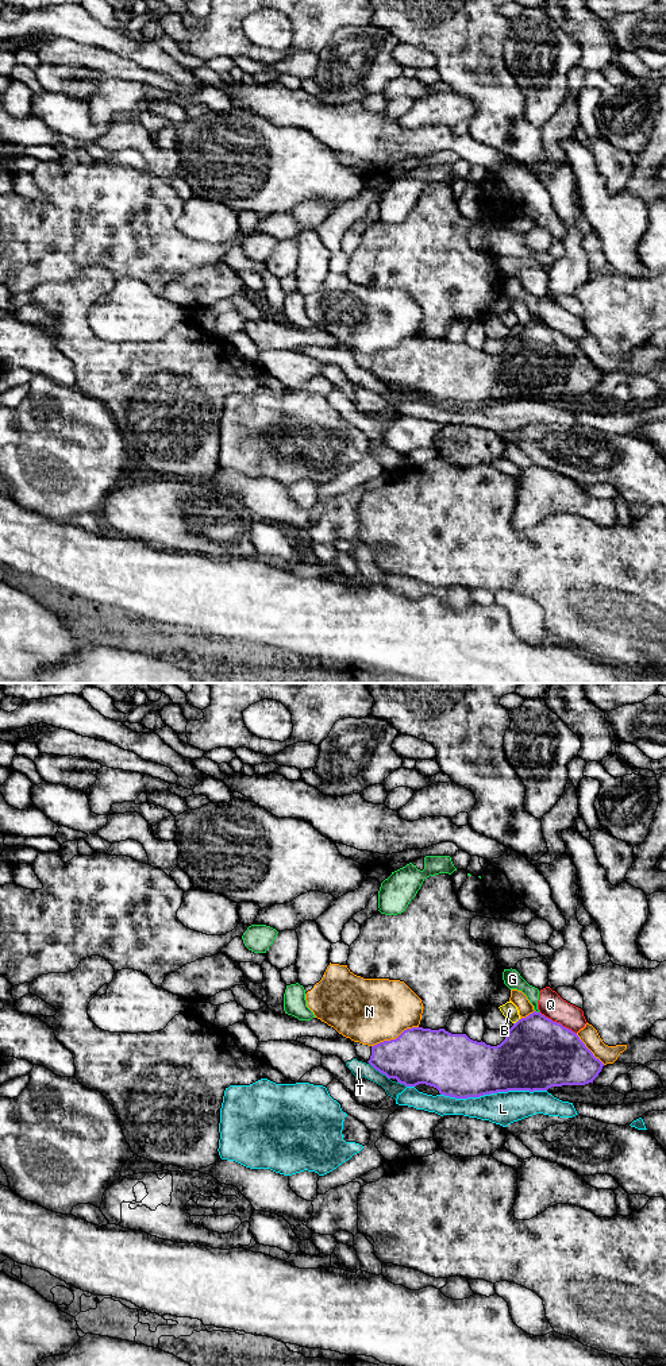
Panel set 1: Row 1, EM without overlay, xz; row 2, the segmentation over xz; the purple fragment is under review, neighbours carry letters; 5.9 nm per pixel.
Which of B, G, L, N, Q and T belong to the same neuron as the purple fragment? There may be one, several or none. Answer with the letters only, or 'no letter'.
no letter

